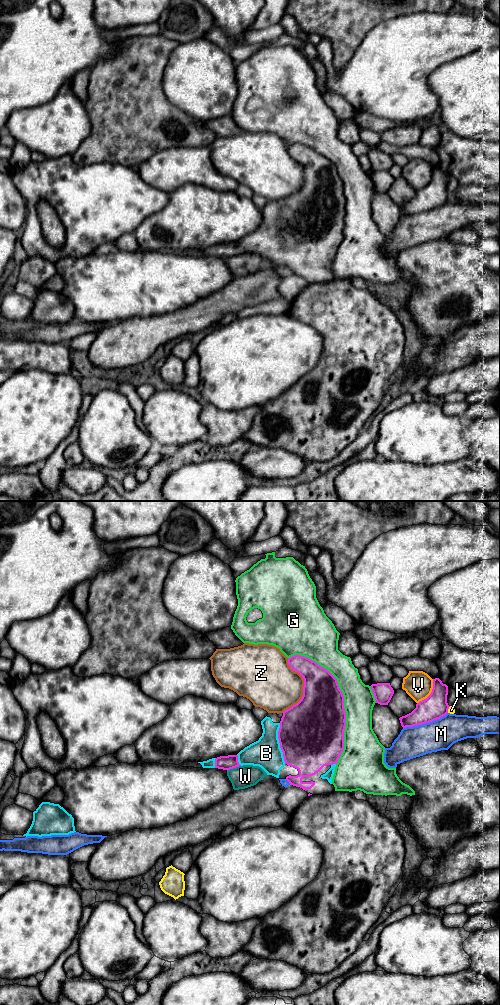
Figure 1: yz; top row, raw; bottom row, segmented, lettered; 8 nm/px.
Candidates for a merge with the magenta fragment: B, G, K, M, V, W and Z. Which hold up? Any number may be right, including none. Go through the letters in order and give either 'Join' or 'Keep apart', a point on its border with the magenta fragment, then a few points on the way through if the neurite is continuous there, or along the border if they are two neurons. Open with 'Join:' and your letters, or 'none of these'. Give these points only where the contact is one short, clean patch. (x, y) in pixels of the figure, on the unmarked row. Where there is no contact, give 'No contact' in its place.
Join: B
B: Join. Touches magenta at yz (279, 230)
G: Keep apart. Touches magenta at yz (343, 189)
K: Keep apart. Touches magenta at yz (448, 196)
M: Keep apart. Touches magenta at yz (425, 210)
V: Keep apart. Touches magenta at yz (431, 181)
W: Keep apart. Touches magenta at yz (233, 255). Boundary: yz (240, 253), (227, 259)
Z: Keep apart. Touches magenta at yz (303, 175)

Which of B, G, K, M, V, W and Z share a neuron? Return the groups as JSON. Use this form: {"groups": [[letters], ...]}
{"groups": [["B"], ["G"], ["K"], ["M"], ["V"], ["W"], ["Z"]]}

